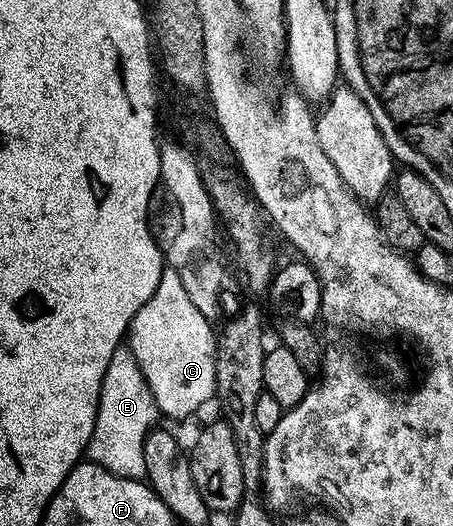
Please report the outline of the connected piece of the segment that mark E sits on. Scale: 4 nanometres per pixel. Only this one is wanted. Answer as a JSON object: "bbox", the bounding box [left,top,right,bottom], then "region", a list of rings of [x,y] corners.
{"bbox":[88,348,159,478],"region":[[[118,348],[107,364],[107,372],[101,381],[99,408],[95,416],[95,432],[91,432],[88,461],[107,468],[120,478],[145,478],[143,444],[149,431],[158,425],[159,411],[151,388],[128,348]]]}

